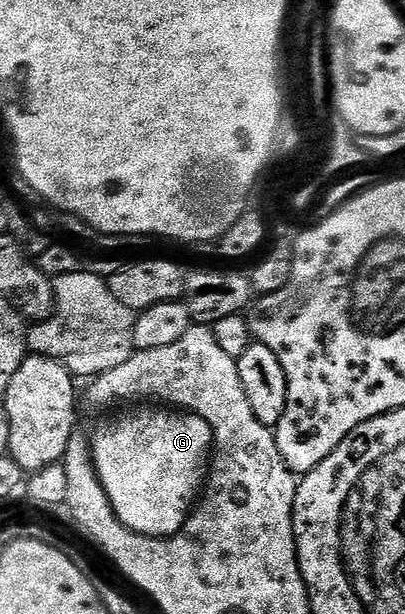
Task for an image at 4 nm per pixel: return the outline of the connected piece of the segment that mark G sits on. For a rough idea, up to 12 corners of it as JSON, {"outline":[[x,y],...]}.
{"outline":[[139,410],[90,435],[113,512],[169,538],[201,498],[211,429]]}

